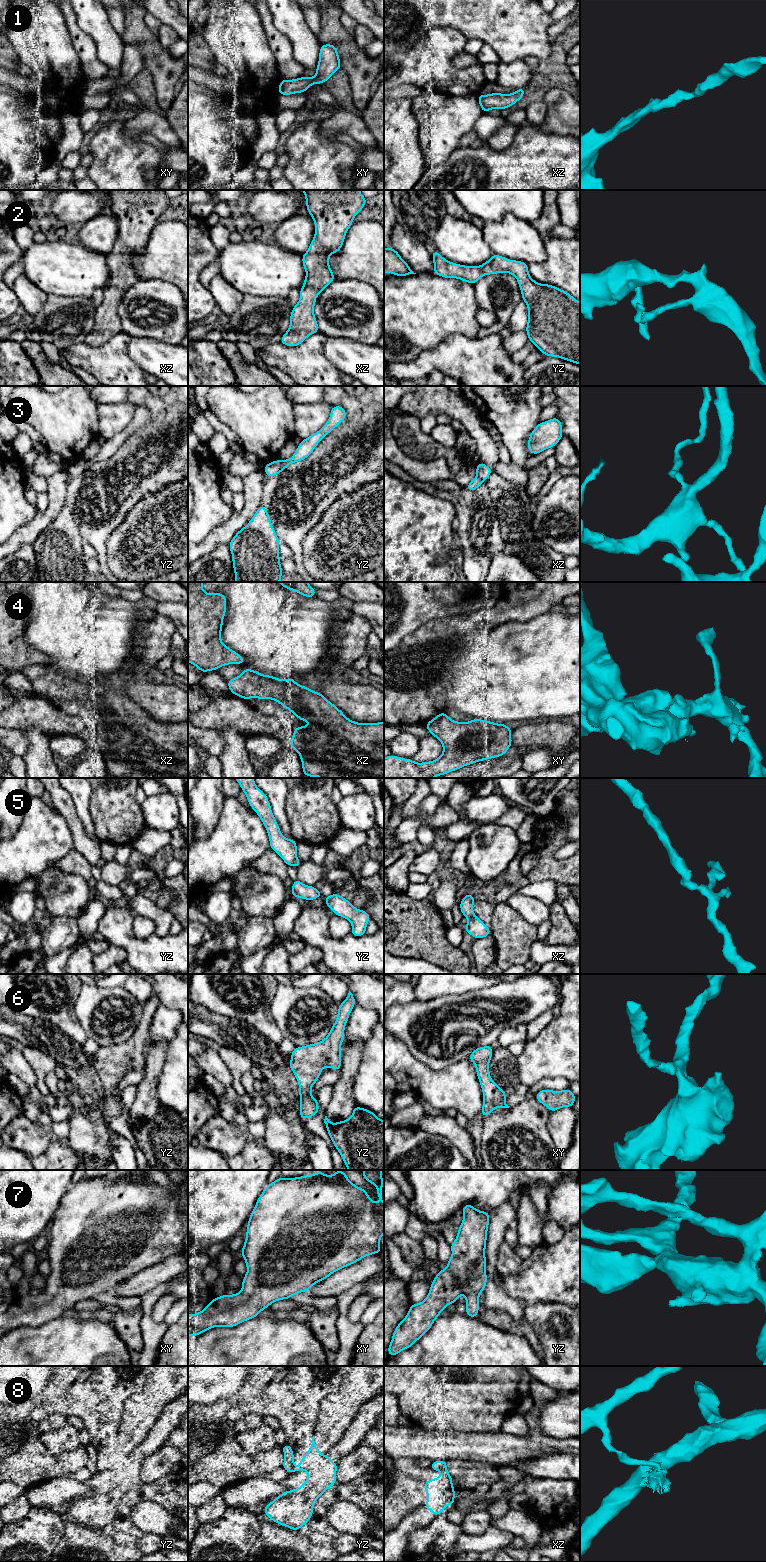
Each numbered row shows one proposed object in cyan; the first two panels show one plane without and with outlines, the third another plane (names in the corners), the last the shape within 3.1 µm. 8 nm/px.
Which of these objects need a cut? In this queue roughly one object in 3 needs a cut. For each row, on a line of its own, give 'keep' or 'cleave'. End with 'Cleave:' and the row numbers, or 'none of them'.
1: keep
2: keep
3: cleave
4: keep
5: keep
6: keep
7: keep
8: cleave
Cleave: 3, 8

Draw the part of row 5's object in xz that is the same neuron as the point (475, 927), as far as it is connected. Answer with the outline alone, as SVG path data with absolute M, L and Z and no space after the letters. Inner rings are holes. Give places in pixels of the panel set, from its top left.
M471 893L466 894L460 902L460 910L463 916L468 918L465 932L472 935L477 940L490 936L490 928L475 916L473 911L475 900L476 899L471 895Z

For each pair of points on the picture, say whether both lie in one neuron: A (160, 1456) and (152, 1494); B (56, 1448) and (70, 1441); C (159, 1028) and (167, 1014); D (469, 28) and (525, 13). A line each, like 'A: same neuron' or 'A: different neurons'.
A: different neurons
B: same neuron
C: same neuron
D: same neuron

